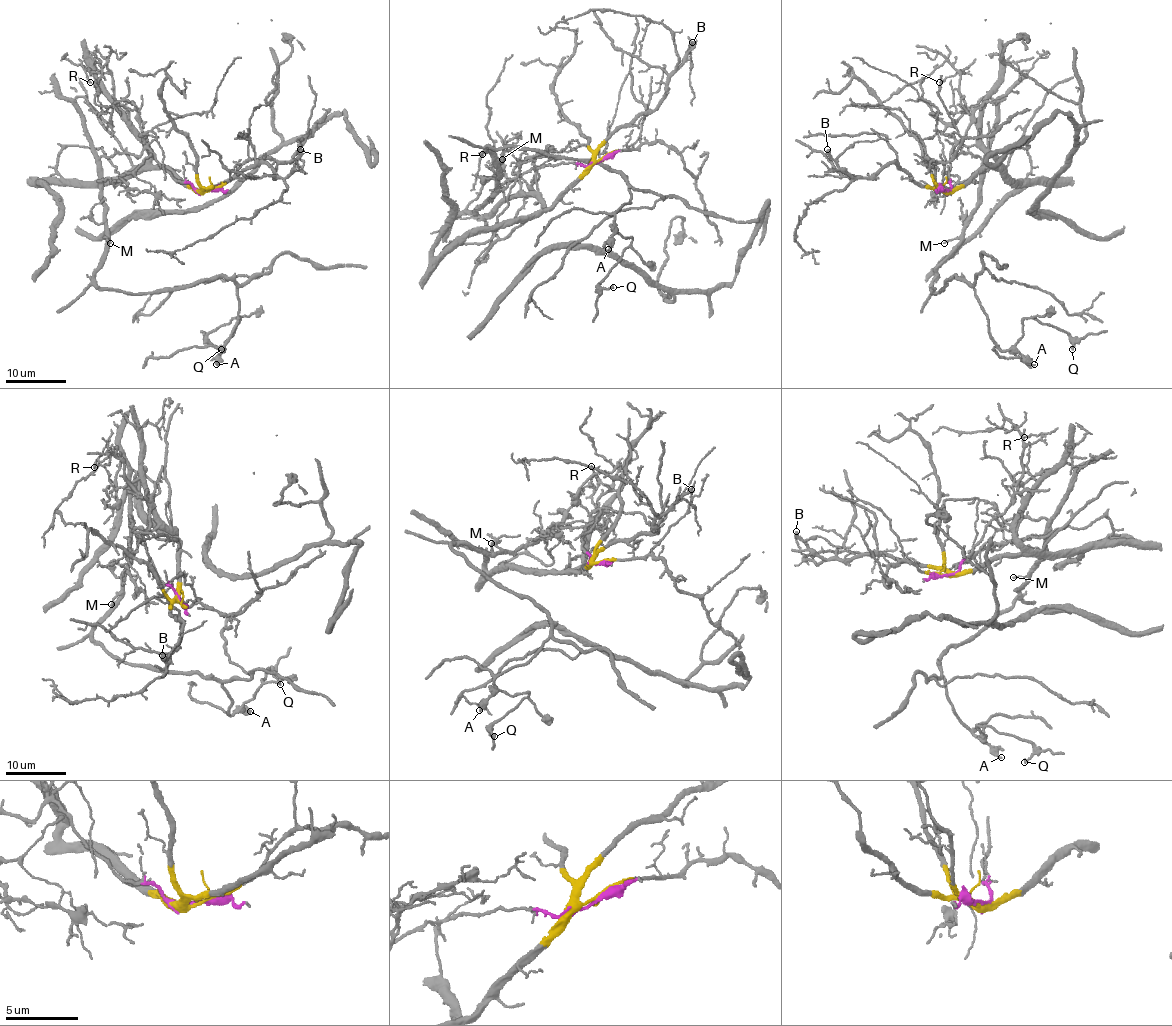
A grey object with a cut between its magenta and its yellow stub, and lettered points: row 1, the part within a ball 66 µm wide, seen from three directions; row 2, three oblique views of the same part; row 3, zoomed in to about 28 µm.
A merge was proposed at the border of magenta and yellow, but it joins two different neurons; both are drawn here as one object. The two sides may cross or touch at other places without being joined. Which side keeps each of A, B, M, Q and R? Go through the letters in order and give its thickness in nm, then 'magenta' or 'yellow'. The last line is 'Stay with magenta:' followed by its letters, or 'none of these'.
A: 150 nm | magenta
B: 420 nm | yellow
M: 150 nm | magenta
Q: 180 nm | magenta
R: 160 nm | yellow
Stay with magenta: A, M, Q

